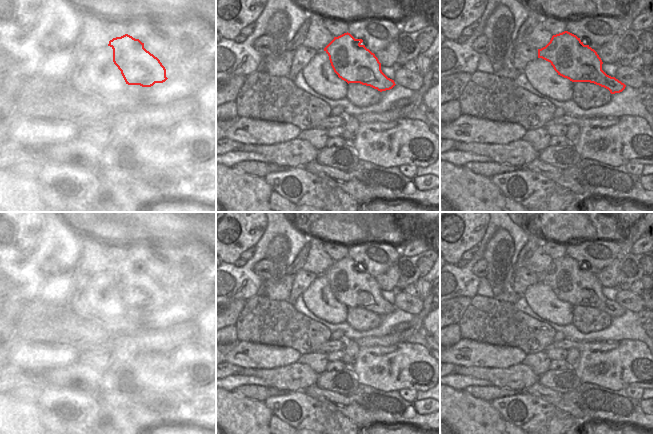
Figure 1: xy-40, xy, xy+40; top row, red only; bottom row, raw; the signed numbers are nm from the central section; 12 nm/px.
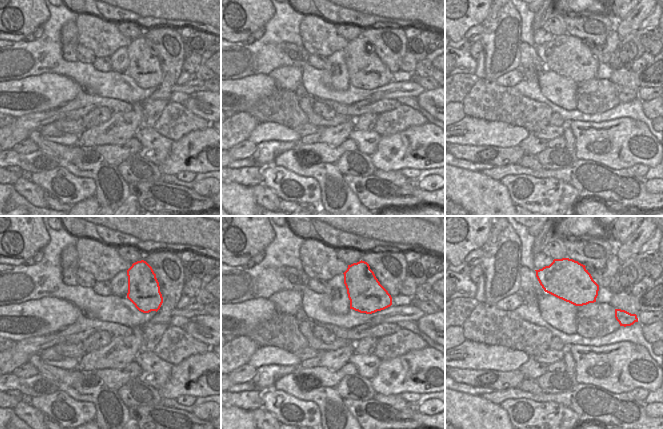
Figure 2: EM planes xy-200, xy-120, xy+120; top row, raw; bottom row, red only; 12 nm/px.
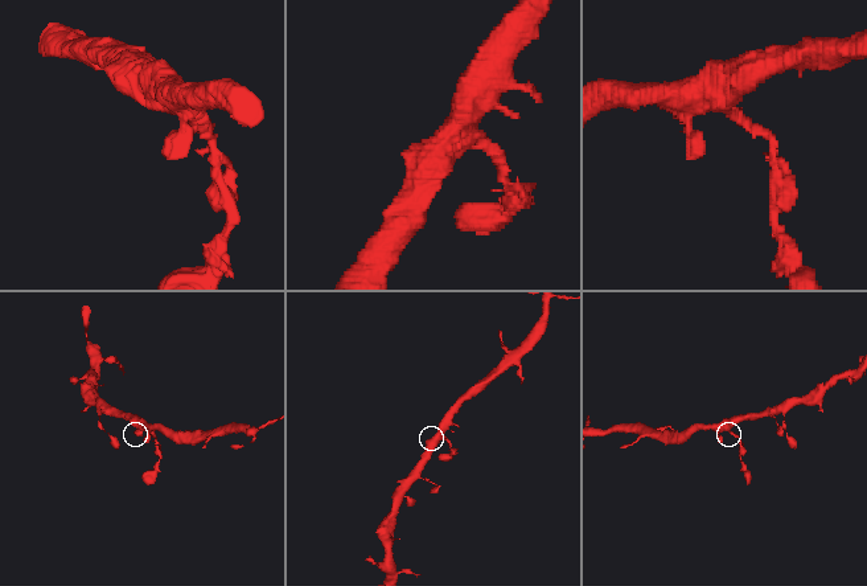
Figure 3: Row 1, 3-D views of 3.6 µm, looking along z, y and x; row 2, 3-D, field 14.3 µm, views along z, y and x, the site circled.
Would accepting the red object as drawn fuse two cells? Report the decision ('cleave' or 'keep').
cleave

